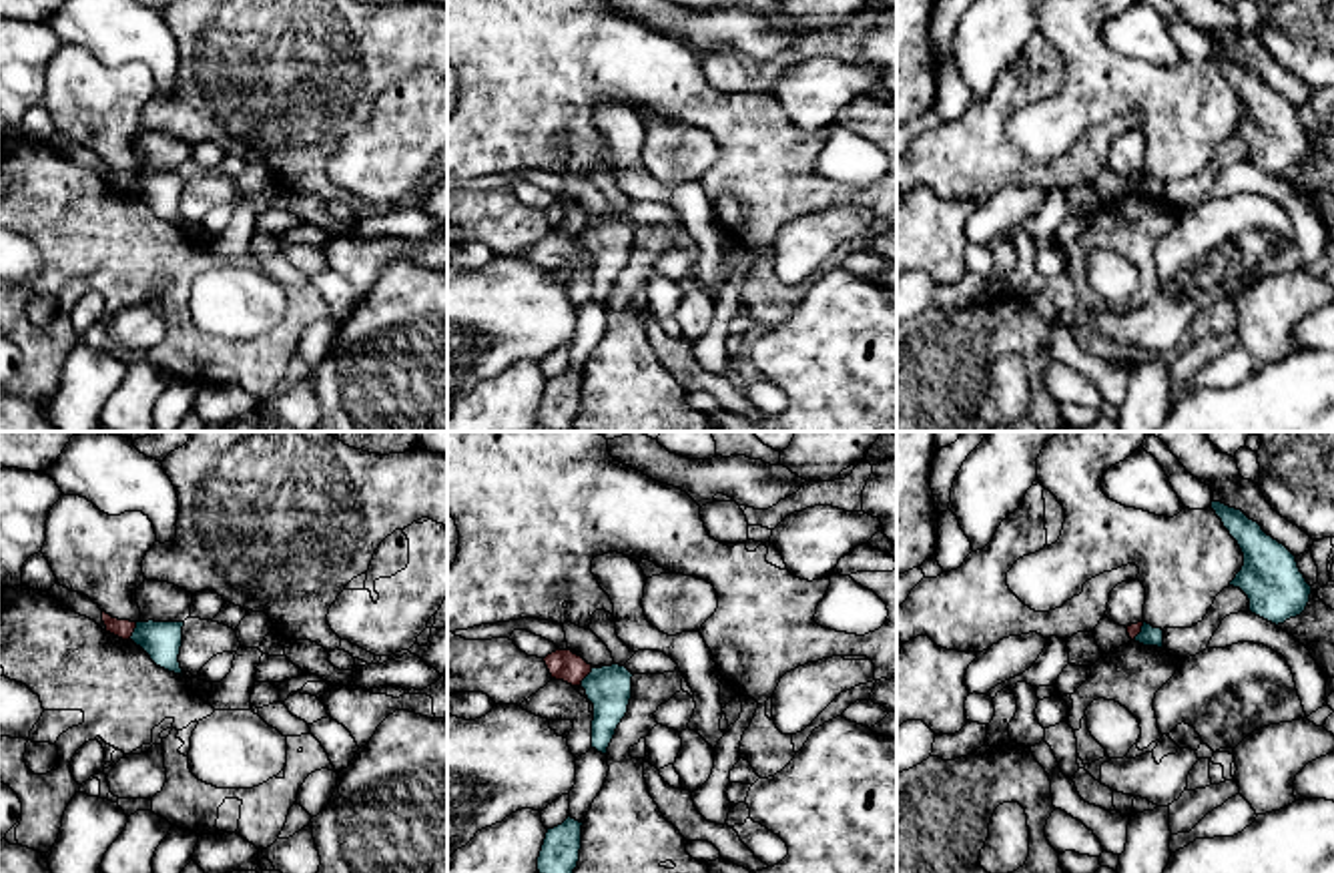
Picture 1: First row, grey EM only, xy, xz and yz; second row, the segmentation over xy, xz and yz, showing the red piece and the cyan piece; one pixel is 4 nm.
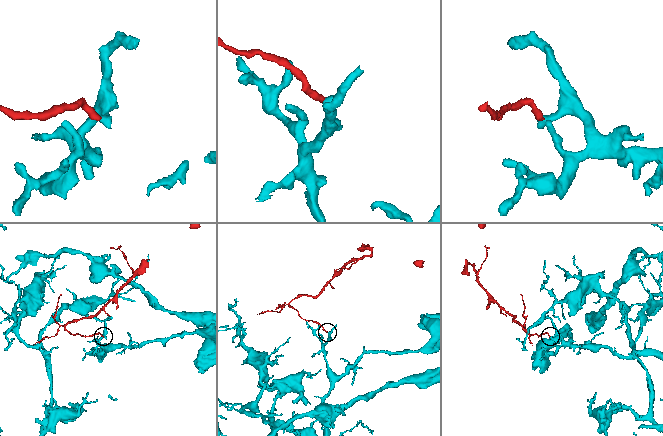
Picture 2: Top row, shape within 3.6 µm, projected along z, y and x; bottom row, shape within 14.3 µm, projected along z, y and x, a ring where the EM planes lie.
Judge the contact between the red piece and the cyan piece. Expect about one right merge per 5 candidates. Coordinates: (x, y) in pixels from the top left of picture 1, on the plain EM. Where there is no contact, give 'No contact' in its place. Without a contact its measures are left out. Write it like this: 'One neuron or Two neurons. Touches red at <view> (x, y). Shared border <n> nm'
Two neurons. Touches red at xy (133, 181). Shared border 80 nm

